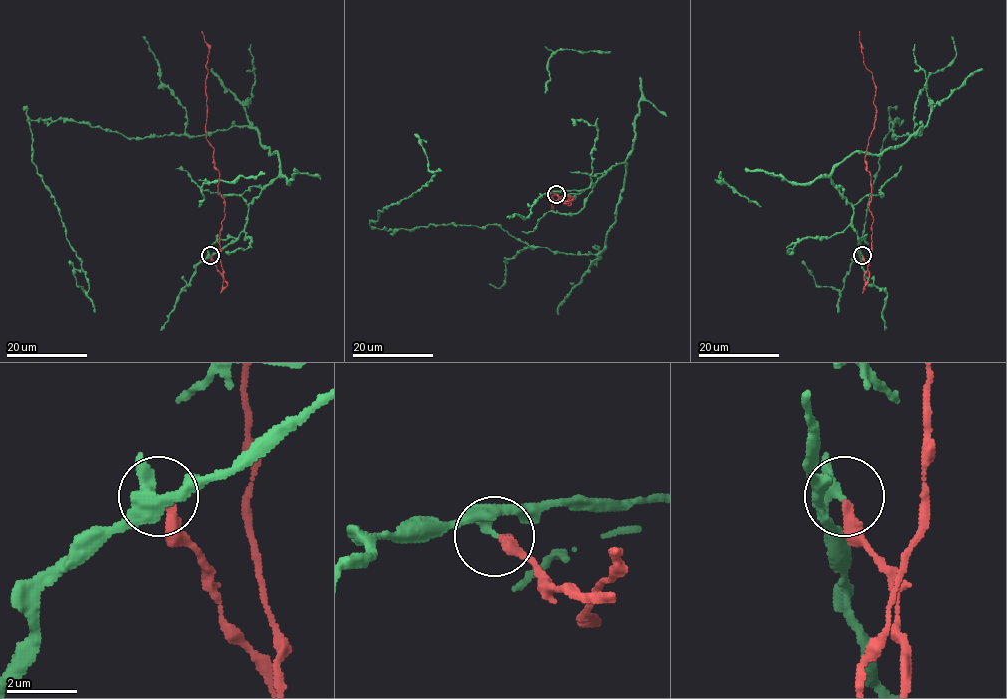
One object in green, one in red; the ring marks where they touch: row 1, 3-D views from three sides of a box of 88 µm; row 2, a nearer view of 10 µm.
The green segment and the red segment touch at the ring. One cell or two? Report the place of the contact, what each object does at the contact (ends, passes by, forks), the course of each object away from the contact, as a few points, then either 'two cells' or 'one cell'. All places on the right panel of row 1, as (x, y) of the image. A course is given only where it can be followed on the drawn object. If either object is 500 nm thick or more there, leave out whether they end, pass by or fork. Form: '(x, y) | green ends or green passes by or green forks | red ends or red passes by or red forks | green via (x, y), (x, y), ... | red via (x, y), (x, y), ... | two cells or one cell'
(862, 255) | green forks | red ends | green via (862, 255), (831, 172), (922, 126), (892, 138), (890, 122), (843, 290), (819, 287), (803, 260) | red via (862, 256), (869, 273), (865, 287), (873, 218), (865, 161), (876, 85), (865, 65), (859, 31) | two cells

